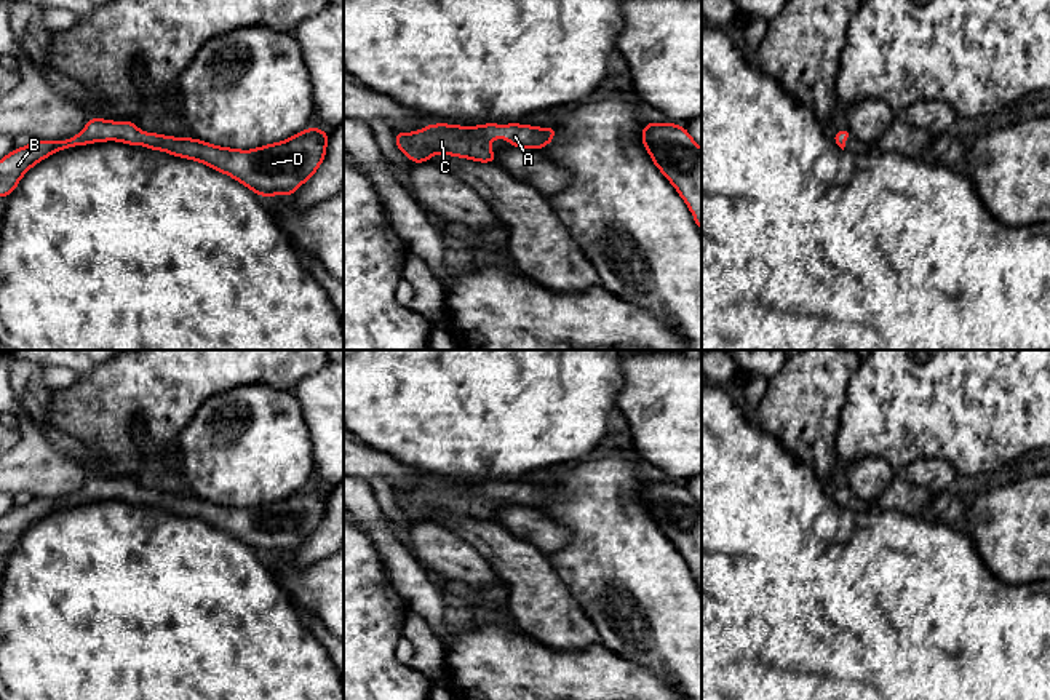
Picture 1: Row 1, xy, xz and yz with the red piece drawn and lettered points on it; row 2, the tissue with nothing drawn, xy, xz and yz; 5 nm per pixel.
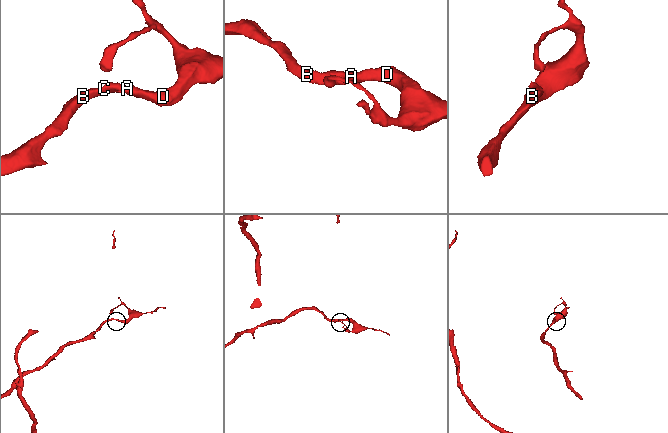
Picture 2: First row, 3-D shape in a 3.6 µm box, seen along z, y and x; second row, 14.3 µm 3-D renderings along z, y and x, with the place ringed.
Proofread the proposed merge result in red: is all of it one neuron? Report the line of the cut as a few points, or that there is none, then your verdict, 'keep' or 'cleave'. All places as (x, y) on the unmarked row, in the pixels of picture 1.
no cut | keep

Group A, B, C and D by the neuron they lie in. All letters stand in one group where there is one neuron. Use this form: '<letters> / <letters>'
A B C D

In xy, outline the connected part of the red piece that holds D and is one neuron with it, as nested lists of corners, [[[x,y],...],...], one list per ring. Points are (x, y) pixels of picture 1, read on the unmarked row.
[[[91,475],[80,492],[64,499],[34,499],[26,505],[13,507],[6,515],[0,518],[0,556],[8,556],[16,548],[21,535],[37,521],[46,515],[77,503],[88,503],[93,500],[118,499],[128,503],[144,502],[147,508],[163,508],[179,516],[195,518],[205,521],[211,527],[224,531],[240,542],[246,543],[254,551],[267,556],[272,553],[292,555],[294,550],[307,540],[320,526],[326,515],[329,489],[320,489],[316,483],[308,487],[291,494],[286,499],[267,502],[253,508],[240,508],[219,505],[205,499],[187,495],[179,497],[176,494],[163,494],[157,491],[142,491],[134,479],[110,479],[97,475]]]

